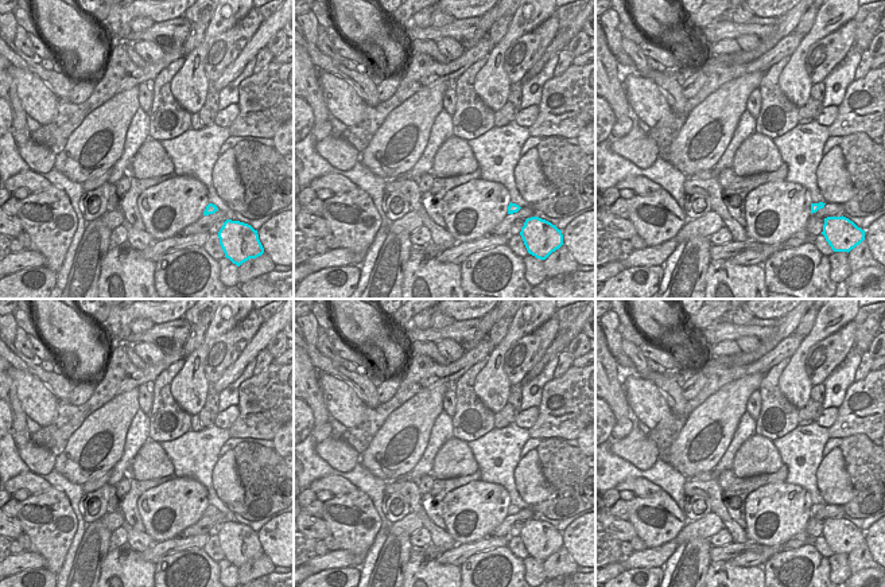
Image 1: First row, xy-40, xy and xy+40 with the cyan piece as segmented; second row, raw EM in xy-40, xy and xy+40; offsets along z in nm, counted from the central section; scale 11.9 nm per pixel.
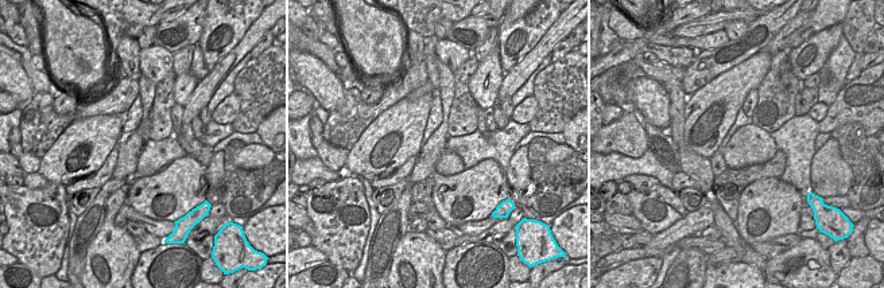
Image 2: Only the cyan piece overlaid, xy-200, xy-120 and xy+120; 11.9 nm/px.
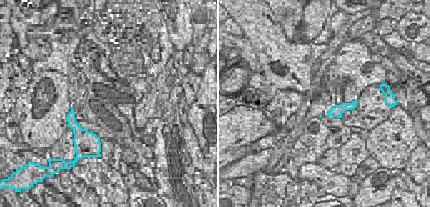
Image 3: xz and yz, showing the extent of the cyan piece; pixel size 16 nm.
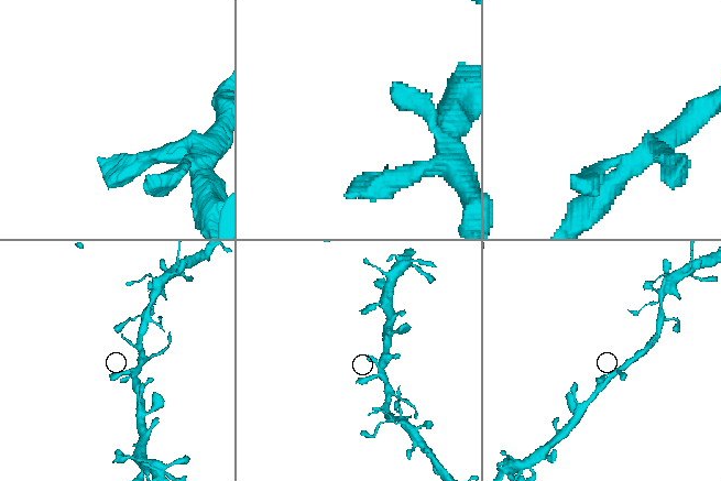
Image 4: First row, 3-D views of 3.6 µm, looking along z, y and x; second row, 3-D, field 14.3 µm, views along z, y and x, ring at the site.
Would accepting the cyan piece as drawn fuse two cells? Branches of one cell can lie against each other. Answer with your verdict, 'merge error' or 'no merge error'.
no merge error

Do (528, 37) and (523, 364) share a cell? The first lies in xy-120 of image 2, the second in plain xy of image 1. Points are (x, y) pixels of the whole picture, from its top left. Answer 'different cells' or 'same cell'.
same cell

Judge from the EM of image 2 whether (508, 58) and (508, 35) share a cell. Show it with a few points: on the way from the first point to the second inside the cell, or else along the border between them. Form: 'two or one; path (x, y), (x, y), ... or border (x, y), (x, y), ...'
one; path (504, 53), (506, 41)

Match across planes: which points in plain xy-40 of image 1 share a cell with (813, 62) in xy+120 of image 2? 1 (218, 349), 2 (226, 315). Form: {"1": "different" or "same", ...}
{"1": "same", "2": "different"}

